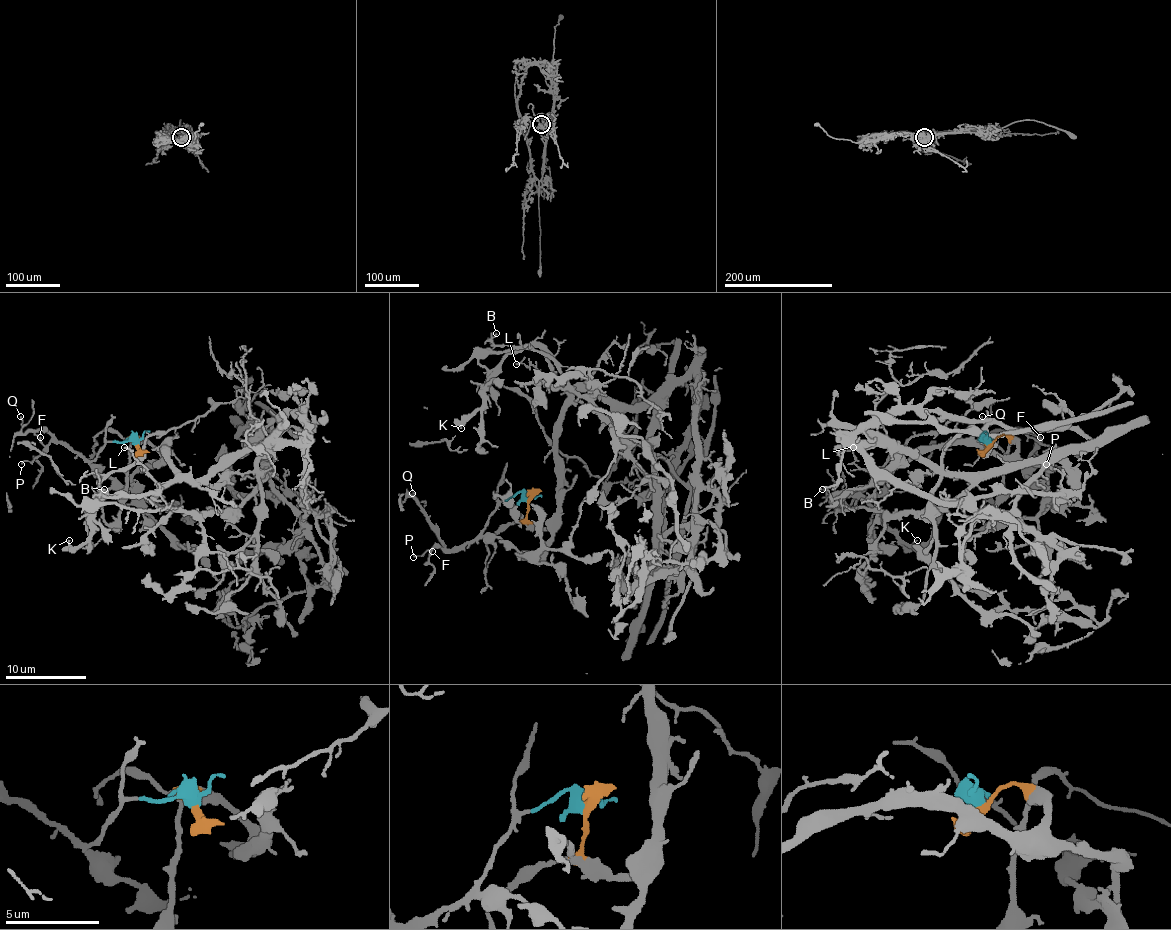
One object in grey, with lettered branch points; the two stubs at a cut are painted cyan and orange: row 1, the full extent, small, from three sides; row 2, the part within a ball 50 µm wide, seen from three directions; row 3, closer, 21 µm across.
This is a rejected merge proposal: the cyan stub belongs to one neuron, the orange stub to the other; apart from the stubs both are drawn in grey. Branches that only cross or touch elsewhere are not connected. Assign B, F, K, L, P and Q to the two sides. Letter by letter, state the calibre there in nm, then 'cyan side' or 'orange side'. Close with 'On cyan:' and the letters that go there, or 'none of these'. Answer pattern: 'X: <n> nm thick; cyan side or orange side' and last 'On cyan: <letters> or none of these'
B: 100 nm thick; orange side
F: 140 nm thick; cyan side
K: 130 nm thick; orange side
L: 100 nm thick; orange side
P: 120 nm thick; cyan side
Q: 120 nm thick; cyan side
On cyan: F, P, Q

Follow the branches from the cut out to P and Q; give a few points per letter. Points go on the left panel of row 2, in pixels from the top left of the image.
P: (135, 444), (123, 440), (107, 442), (93, 460), (85, 460), (77, 452), (52, 442), (22, 465)
Q: (135, 444), (123, 440), (107, 442), (93, 460), (85, 460), (46, 430), (24, 432), (20, 416)

